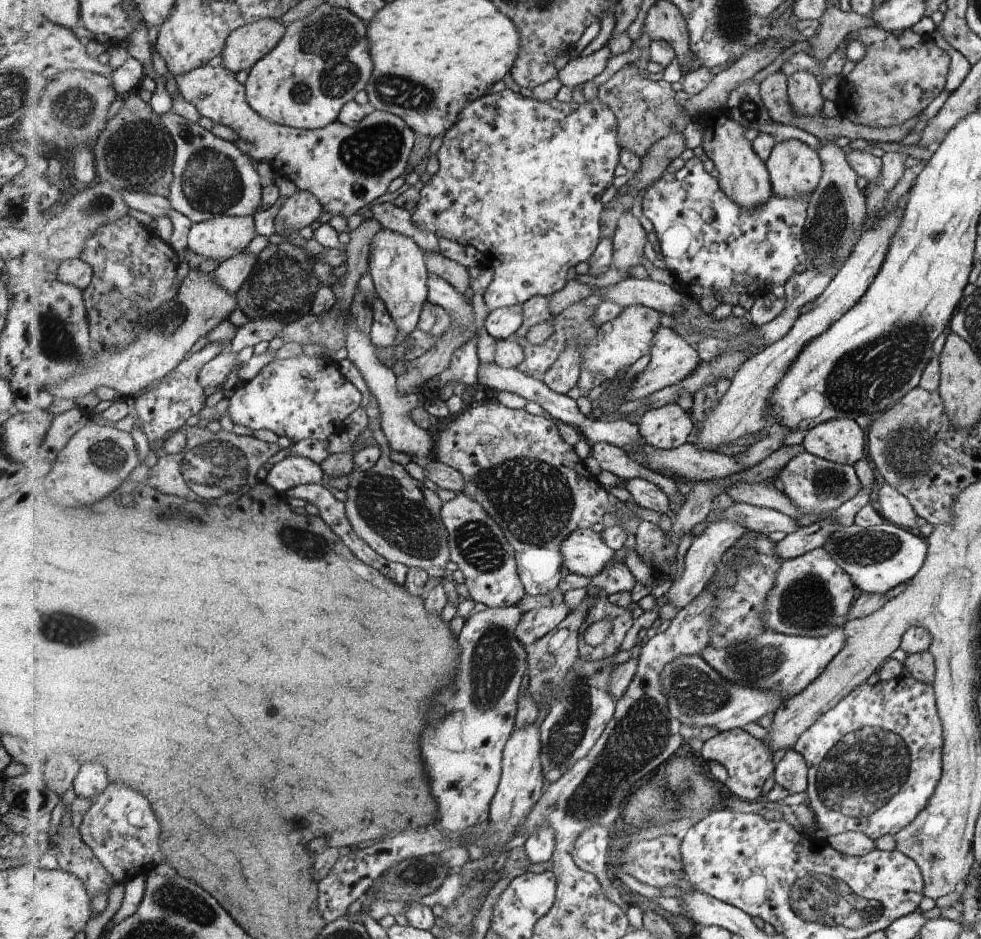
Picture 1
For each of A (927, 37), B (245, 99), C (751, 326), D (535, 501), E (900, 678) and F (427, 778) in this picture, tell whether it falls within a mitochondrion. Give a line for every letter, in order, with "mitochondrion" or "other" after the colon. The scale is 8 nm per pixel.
A: other
B: other
C: other
D: mitochondrion
E: other
F: other

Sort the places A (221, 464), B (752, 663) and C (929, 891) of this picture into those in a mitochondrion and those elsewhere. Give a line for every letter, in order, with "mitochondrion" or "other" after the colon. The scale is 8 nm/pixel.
A: mitochondrion
B: mitochondrion
C: other

